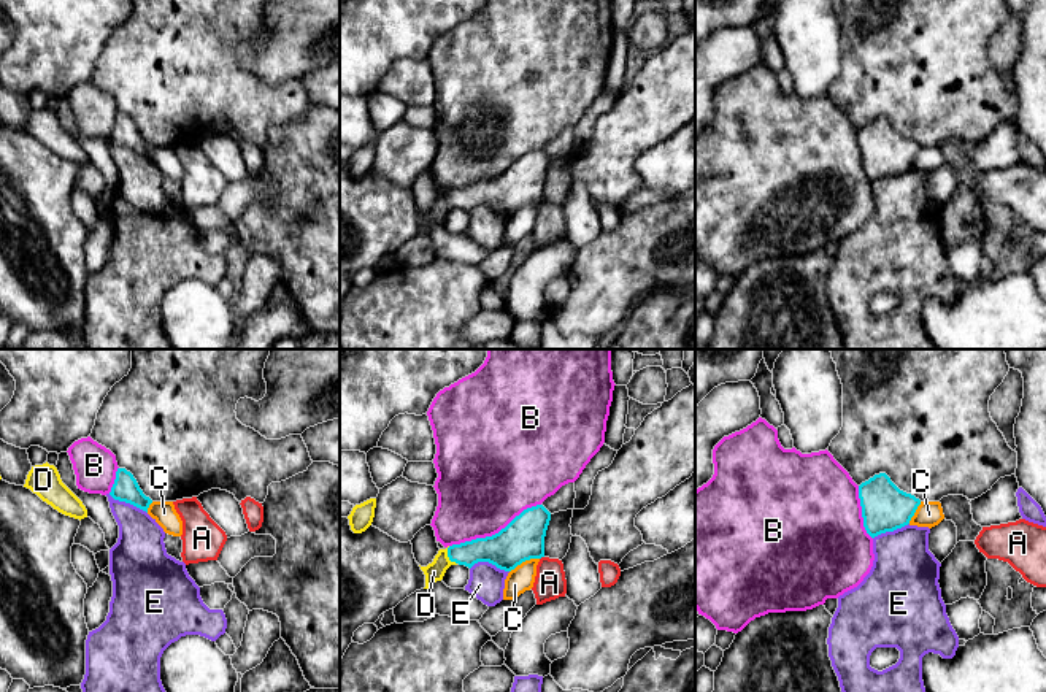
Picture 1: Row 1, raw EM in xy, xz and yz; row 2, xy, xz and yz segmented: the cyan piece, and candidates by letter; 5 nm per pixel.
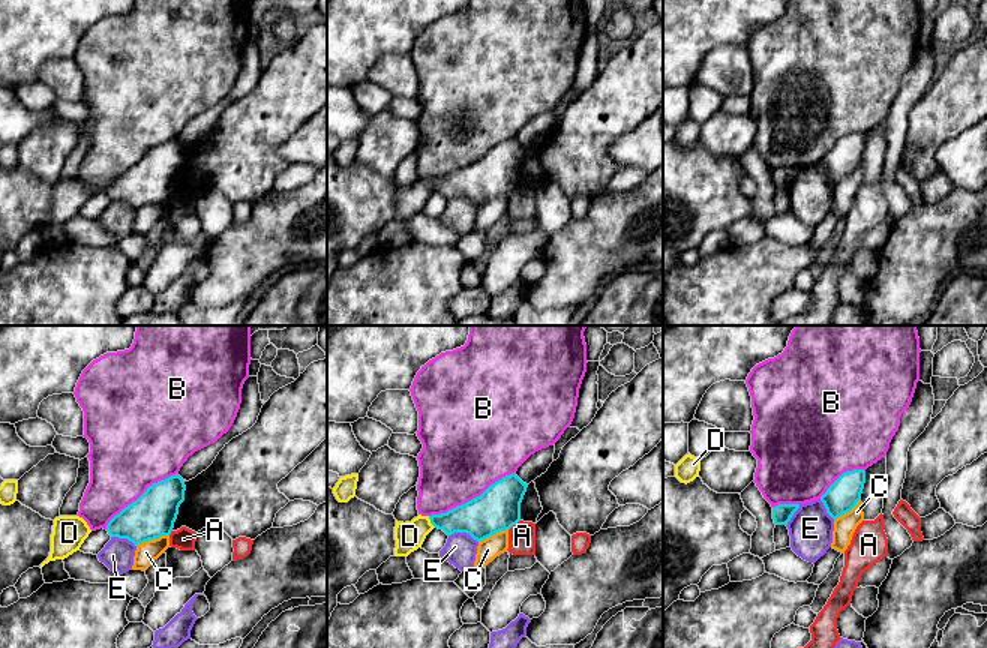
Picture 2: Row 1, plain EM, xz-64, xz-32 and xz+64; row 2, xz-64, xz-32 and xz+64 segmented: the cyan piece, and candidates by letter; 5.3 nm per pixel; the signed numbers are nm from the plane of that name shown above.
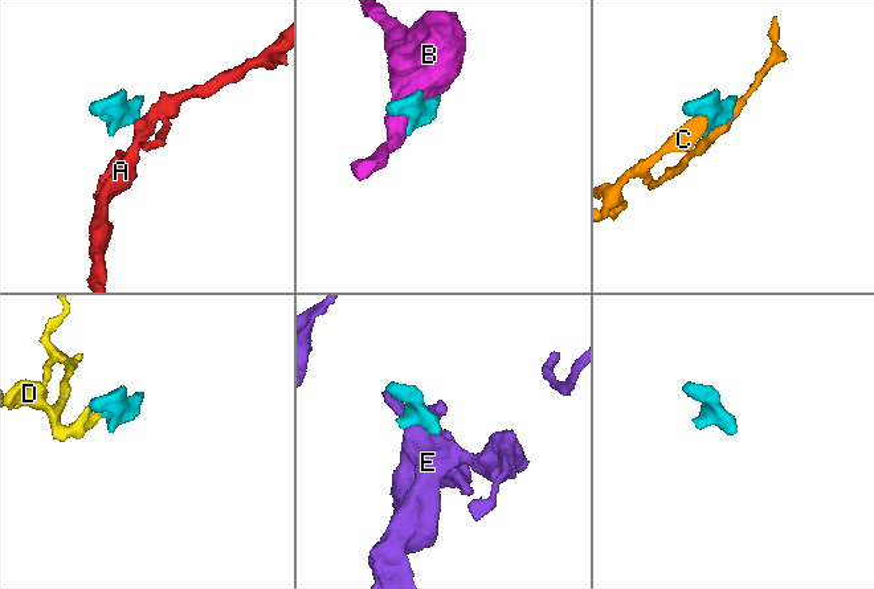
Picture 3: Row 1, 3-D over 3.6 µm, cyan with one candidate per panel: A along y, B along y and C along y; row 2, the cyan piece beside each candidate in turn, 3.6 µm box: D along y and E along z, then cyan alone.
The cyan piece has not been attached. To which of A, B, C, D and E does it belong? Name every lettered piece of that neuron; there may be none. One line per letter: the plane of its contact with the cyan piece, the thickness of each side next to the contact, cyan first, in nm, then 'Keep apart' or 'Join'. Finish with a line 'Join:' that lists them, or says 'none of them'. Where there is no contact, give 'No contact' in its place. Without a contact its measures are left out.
A: Touches cyan in xz. Thickness 220 nm (cyan) against 160 nm. Keep apart
B: Touches cyan in xz. Thickness 220 nm (cyan) against 460 nm. Keep apart
C: Touches cyan in xz. Thickness 220 nm (cyan) against 130 nm. Join
D: Touches cyan in xz. Thickness 150 nm (cyan) against 100 nm. Keep apart
E: Touches cyan in xz. Thickness 220 nm (cyan) against 180 nm. Keep apart
Join: C

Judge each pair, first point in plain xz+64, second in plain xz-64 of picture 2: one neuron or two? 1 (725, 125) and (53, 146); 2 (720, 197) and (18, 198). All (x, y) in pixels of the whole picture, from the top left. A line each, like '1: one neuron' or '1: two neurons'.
1: one neuron
2: one neuron

